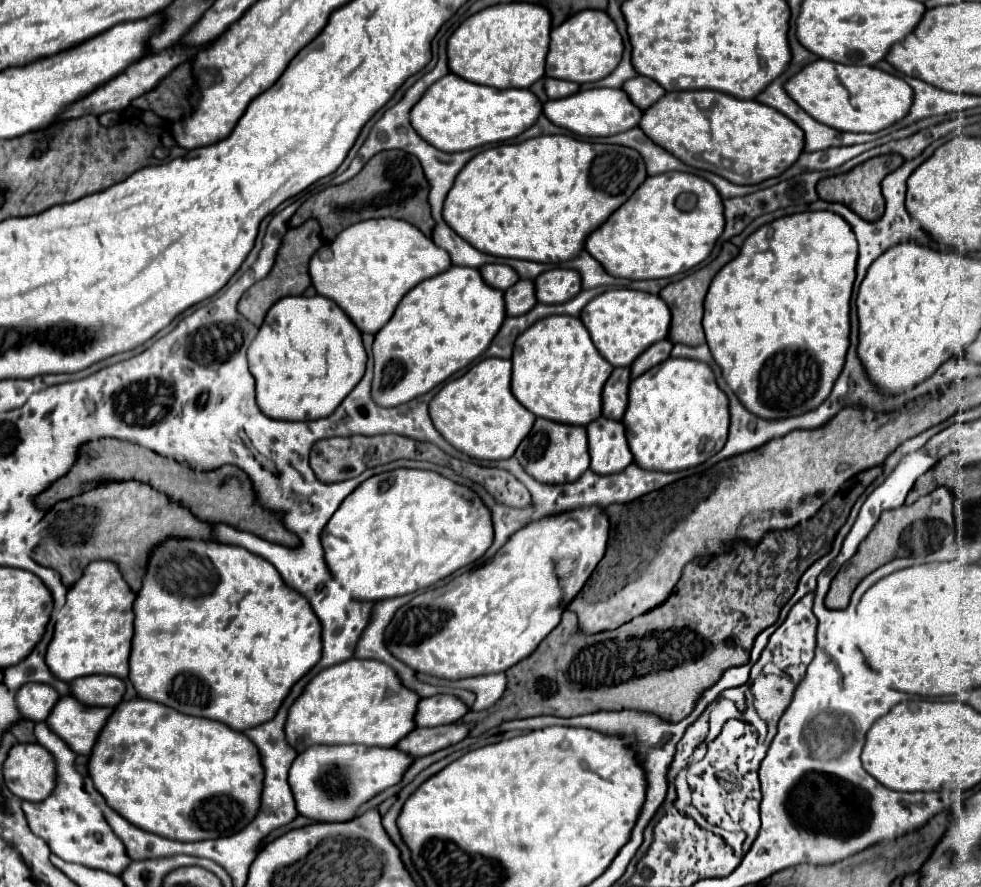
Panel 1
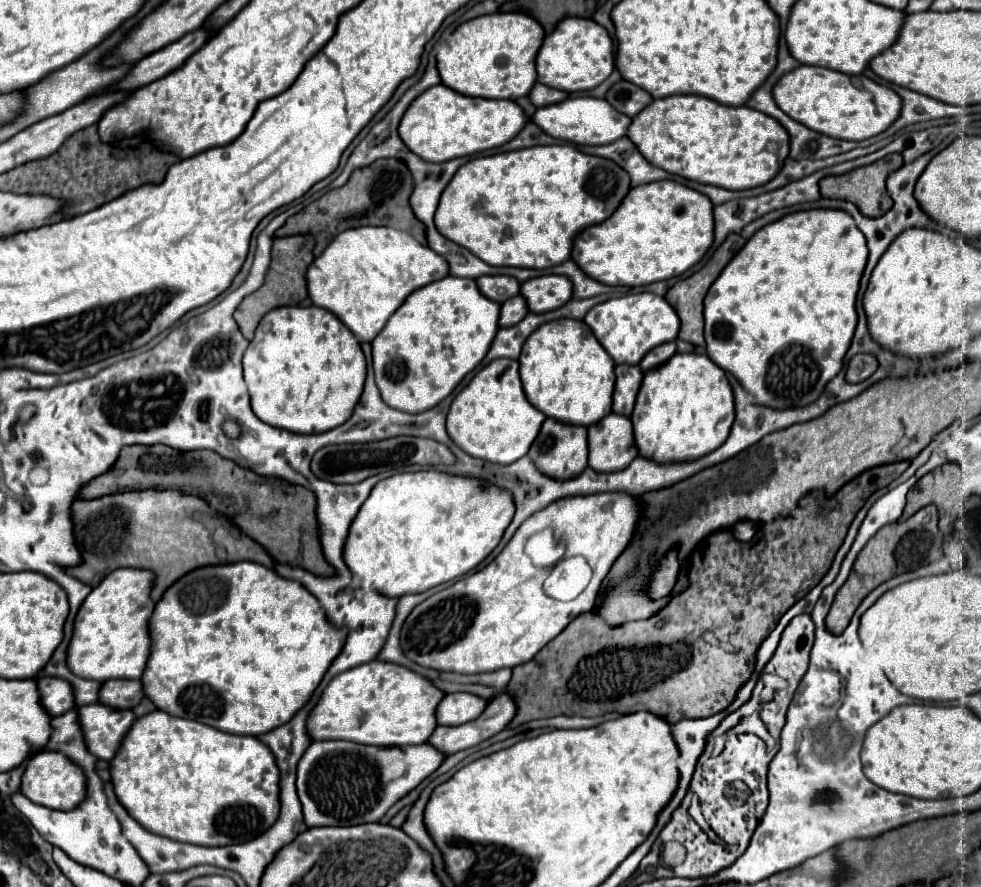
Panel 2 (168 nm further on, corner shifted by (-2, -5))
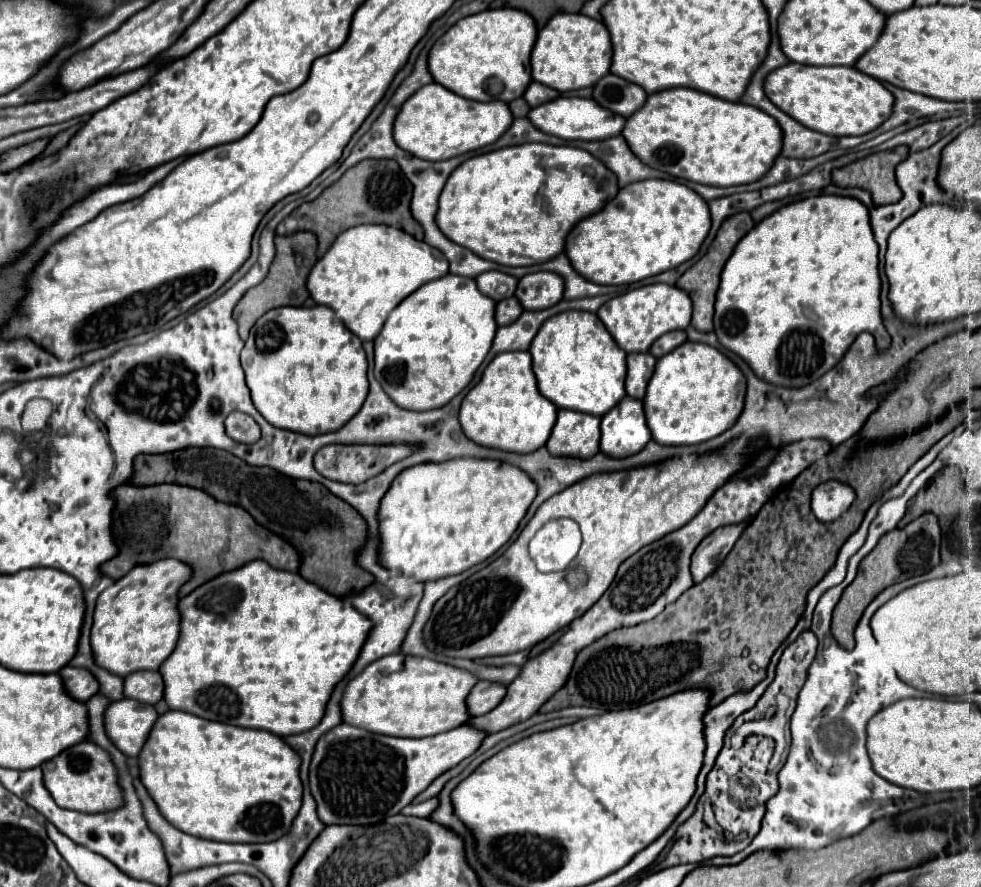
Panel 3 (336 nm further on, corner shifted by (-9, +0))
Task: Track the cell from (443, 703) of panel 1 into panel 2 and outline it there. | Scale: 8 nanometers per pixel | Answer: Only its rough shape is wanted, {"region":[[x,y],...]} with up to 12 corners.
{"region":[[467,692],[447,694],[437,708],[441,726],[475,720],[487,700]]}

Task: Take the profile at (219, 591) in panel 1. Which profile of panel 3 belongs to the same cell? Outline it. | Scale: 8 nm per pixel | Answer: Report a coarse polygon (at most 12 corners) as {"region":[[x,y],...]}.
{"region":[[260,559],[178,601],[168,707],[318,725],[372,621]]}

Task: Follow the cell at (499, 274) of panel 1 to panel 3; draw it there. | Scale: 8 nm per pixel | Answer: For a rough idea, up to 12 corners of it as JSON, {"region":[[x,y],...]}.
{"region":[[502,271],[476,277],[478,289],[494,301],[512,297],[518,279]]}

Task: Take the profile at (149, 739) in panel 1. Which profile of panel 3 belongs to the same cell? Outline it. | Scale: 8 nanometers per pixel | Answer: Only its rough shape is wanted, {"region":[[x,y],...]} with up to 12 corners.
{"region":[[160,715],[140,781],[176,829],[268,843],[302,803],[274,733]]}

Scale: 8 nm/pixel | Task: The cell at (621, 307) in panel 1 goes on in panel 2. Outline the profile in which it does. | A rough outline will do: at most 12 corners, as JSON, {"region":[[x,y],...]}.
{"region":[[639,292],[601,302],[589,324],[615,364],[675,340],[677,312]]}

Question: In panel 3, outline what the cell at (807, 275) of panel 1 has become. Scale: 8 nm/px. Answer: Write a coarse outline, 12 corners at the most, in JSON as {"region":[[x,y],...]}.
{"region":[[852,197],[768,215],[720,277],[714,333],[800,389],[880,323]]}

